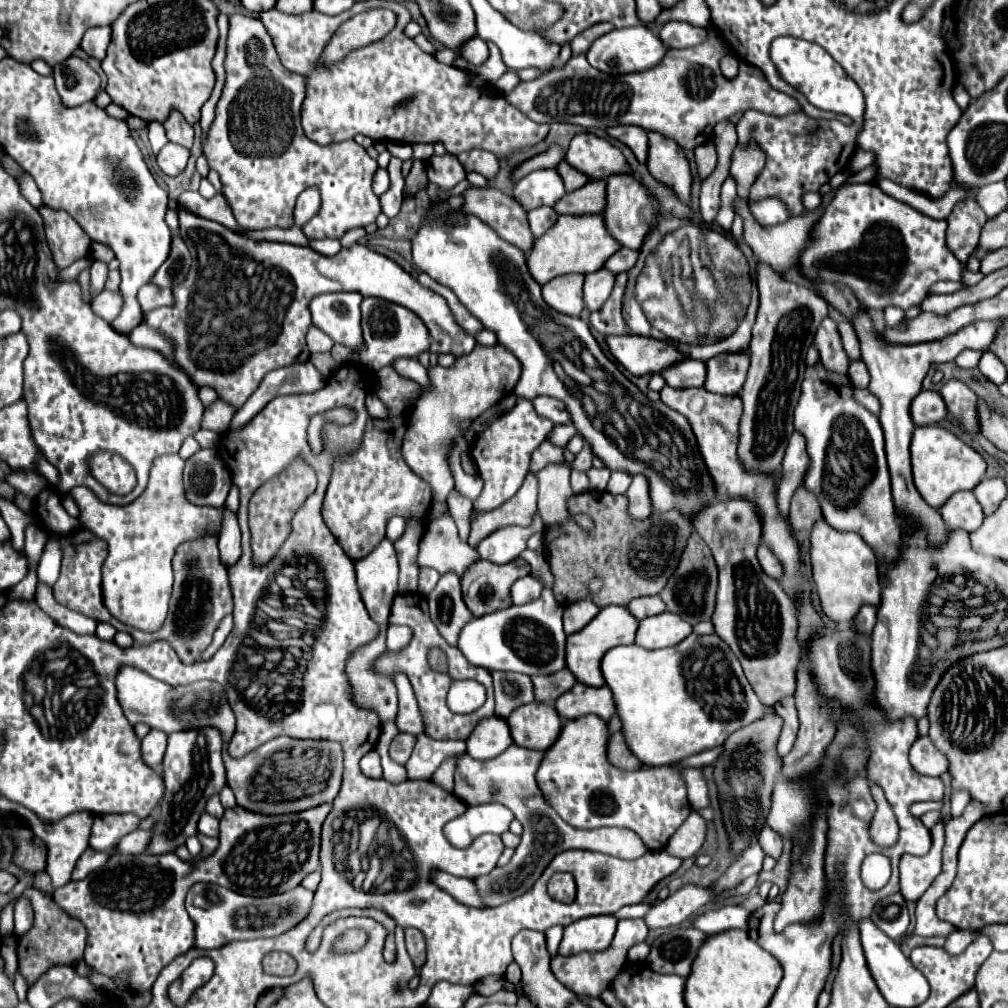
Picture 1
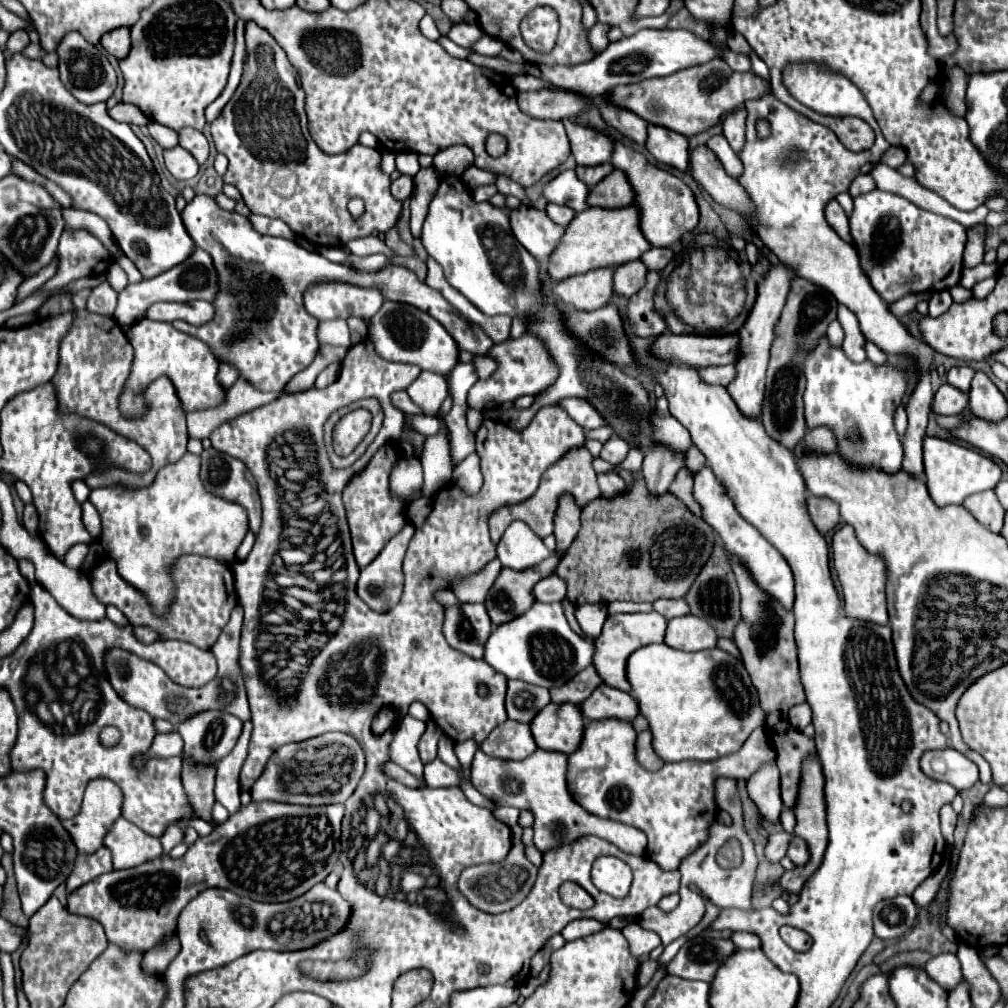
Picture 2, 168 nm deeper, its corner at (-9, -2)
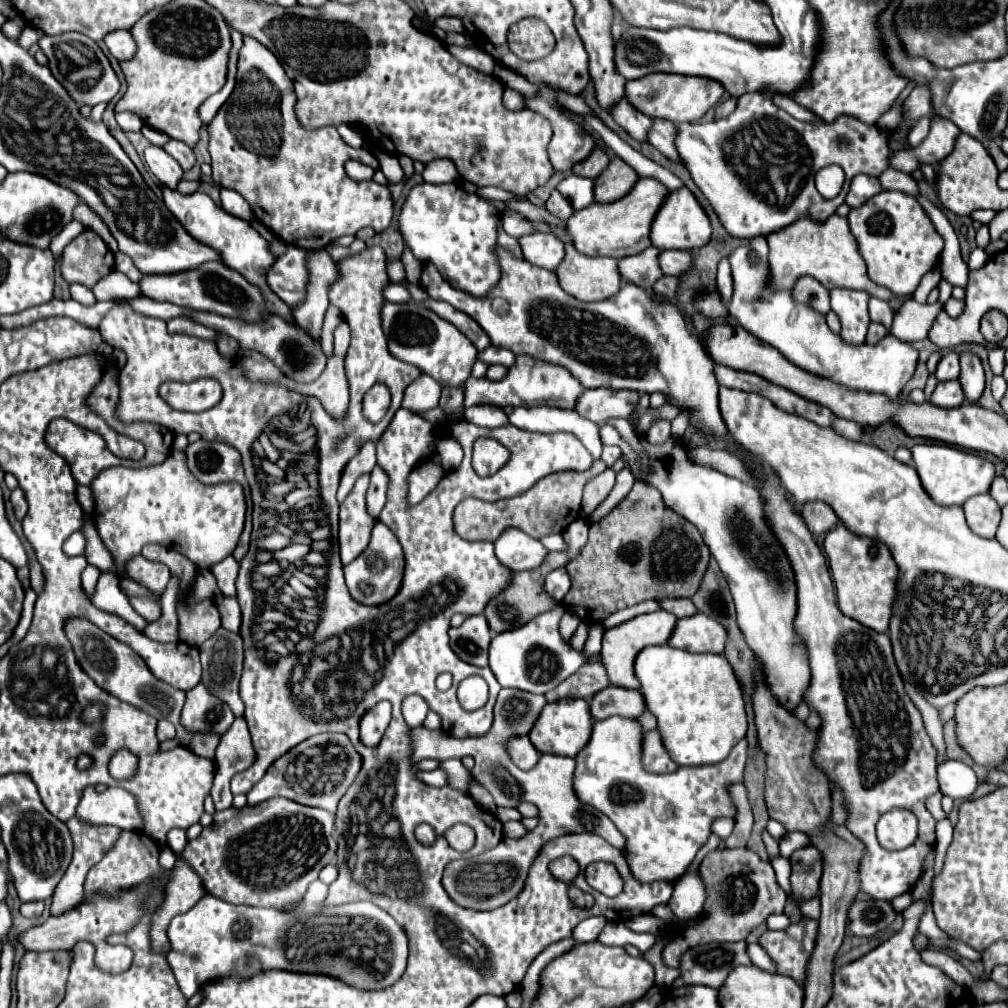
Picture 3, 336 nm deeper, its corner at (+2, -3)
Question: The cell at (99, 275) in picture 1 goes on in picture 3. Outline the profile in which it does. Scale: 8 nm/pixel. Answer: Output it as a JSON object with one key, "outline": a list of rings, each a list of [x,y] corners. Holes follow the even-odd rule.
{"outline":[[[71,284],[71,298],[83,306],[93,306],[97,302],[91,288],[87,288],[83,284]]]}

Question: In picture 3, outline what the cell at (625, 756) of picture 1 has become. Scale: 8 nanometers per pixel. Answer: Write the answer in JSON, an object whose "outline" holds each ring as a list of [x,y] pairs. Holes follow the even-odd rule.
{"outline":[[[649,730],[643,736],[643,768],[647,772],[675,772],[677,764],[669,758],[669,754],[665,752],[661,740],[659,740],[659,732],[657,730]]]}

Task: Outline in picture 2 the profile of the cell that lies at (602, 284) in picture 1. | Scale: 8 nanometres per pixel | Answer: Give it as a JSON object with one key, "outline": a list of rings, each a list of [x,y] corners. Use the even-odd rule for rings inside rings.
{"outline":[[[640,259],[616,267],[616,275],[614,275],[616,295],[630,297],[638,293],[646,285],[646,273],[648,273],[648,267]]]}

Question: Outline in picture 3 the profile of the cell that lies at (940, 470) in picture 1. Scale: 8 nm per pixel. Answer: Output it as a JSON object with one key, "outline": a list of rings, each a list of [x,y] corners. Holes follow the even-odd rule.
{"outline":[[[917,444],[911,448],[911,454],[913,454],[913,466],[919,474],[925,492],[929,492],[931,500],[941,506],[961,506],[967,498],[989,492],[991,482],[995,478],[995,468],[987,458],[953,446]]]}

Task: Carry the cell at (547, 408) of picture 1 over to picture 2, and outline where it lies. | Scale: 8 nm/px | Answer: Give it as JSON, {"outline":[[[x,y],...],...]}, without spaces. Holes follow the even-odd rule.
{"outline":[[[566,397],[560,401],[560,407],[564,407],[564,411],[576,421],[580,423],[580,427],[584,427],[586,431],[590,429],[598,429],[602,425],[606,425],[606,419],[600,415],[600,411],[590,405],[586,399],[578,399],[578,397]]]}

